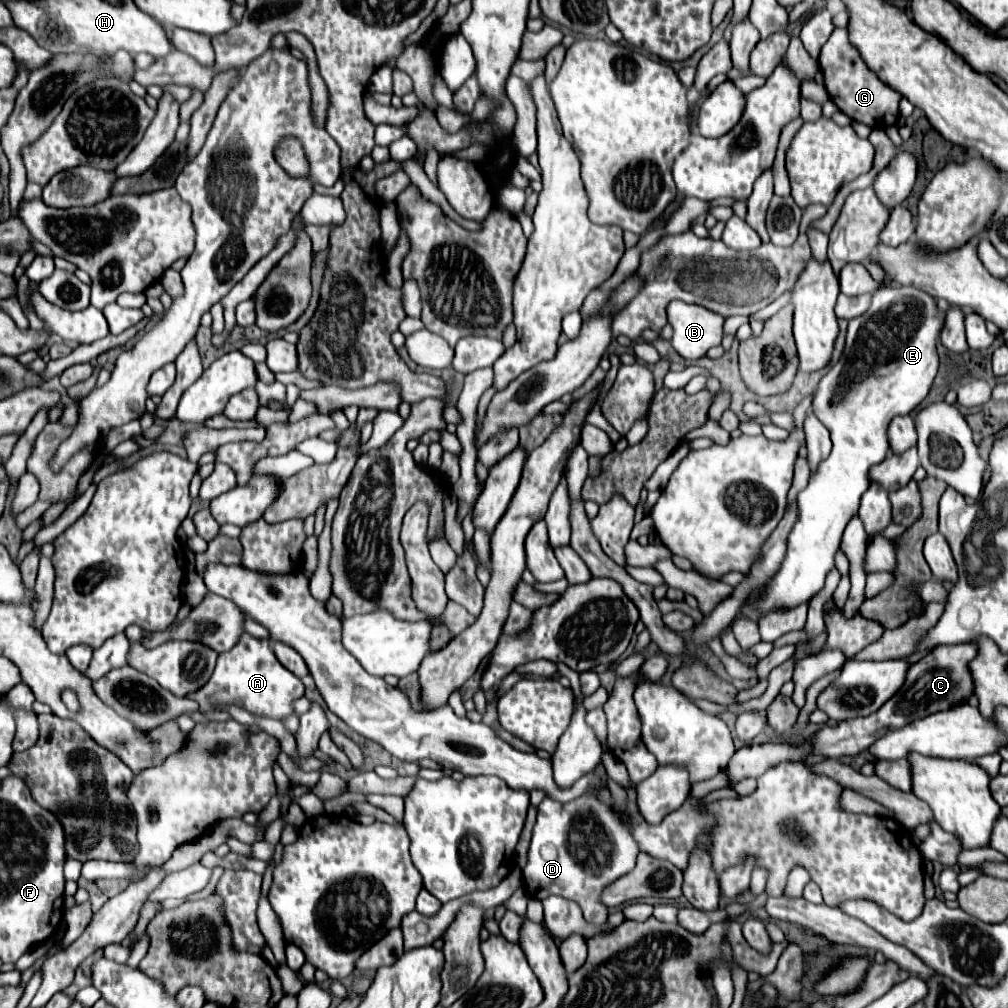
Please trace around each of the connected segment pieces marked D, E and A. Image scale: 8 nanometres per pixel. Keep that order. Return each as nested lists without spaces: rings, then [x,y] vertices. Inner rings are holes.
[[[587,794],[587,798],[579,798],[569,804],[545,798],[539,804],[529,862],[523,870],[525,892],[535,900],[543,900],[547,896],[573,900],[581,906],[587,922],[603,924],[607,922],[609,910],[599,902],[599,894],[605,886],[633,870],[637,854],[639,846],[635,846],[631,832],[623,822],[619,822],[619,818],[615,818],[615,814],[611,814],[611,810],[607,810],[607,806],[603,806],[603,802],[599,802],[599,798],[595,798],[595,794]],[[583,824],[591,824],[595,830],[595,842],[587,842],[589,846],[573,842],[573,834],[579,834],[583,830],[579,826]]]
[[[883,286],[873,294],[871,308],[855,320],[849,320],[847,342],[843,356],[829,368],[829,374],[819,382],[819,394],[813,396],[813,412],[829,430],[833,440],[833,450],[827,460],[821,462],[819,470],[811,474],[811,480],[805,490],[799,492],[799,522],[793,526],[787,540],[787,554],[781,562],[779,572],[767,584],[765,594],[757,602],[761,614],[769,612],[777,606],[797,606],[801,602],[809,602],[825,584],[827,572],[835,566],[833,556],[841,546],[841,536],[853,514],[859,510],[859,500],[863,492],[869,488],[867,472],[871,466],[883,462],[889,452],[887,426],[895,416],[911,414],[921,400],[929,394],[929,388],[939,370],[939,354],[937,354],[937,338],[943,330],[945,312],[941,312],[935,304],[935,298],[923,290],[915,290],[913,286]]]
[[[243,632],[243,638],[239,638],[239,642],[229,652],[219,654],[209,682],[201,690],[189,694],[189,698],[199,702],[201,712],[213,712],[213,706],[217,704],[237,704],[253,714],[281,720],[293,714],[291,702],[301,698],[303,690],[303,682],[279,664],[269,640],[261,640]]]

